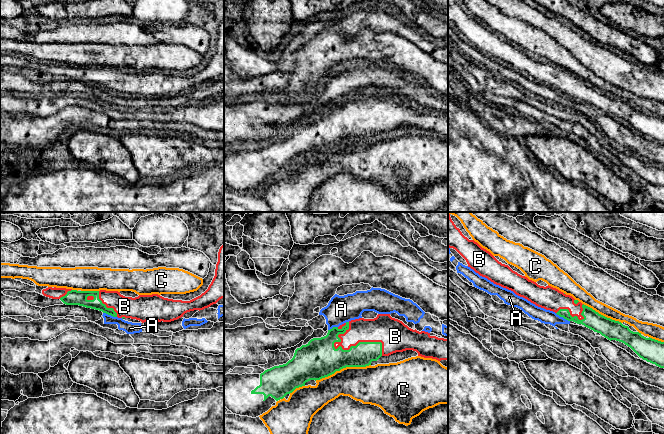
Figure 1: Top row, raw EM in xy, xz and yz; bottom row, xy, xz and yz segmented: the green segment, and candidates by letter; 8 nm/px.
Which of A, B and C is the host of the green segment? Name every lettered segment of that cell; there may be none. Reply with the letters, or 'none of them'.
B

